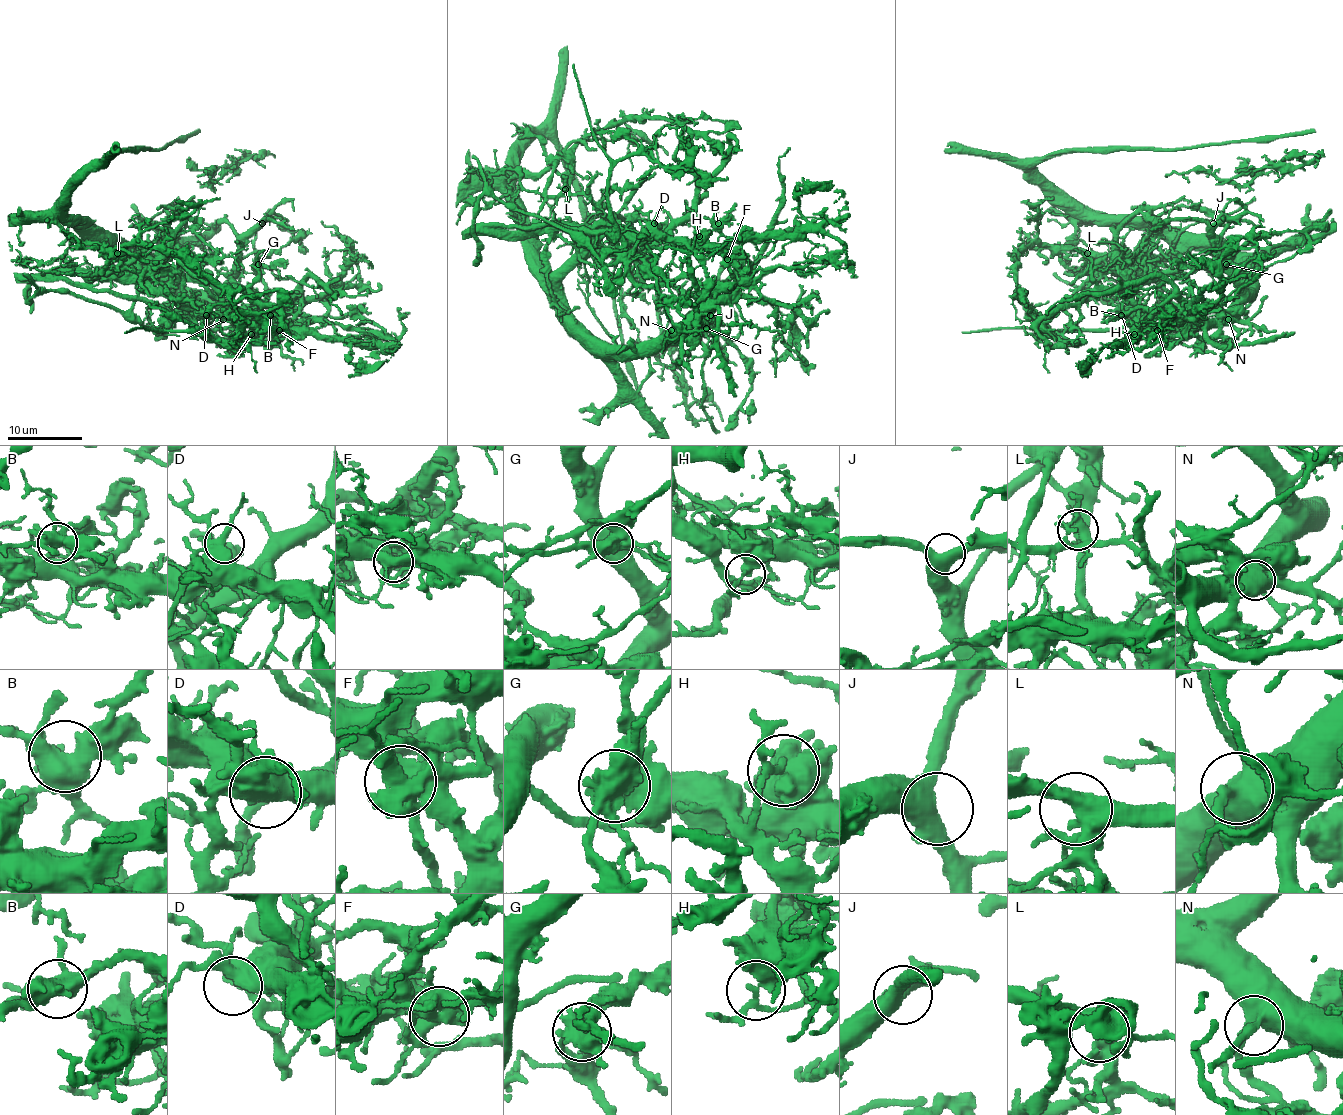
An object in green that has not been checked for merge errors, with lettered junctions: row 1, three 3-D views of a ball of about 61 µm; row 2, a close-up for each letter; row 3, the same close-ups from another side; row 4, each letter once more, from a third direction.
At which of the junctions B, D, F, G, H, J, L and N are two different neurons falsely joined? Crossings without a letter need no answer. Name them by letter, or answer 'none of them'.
F, G

